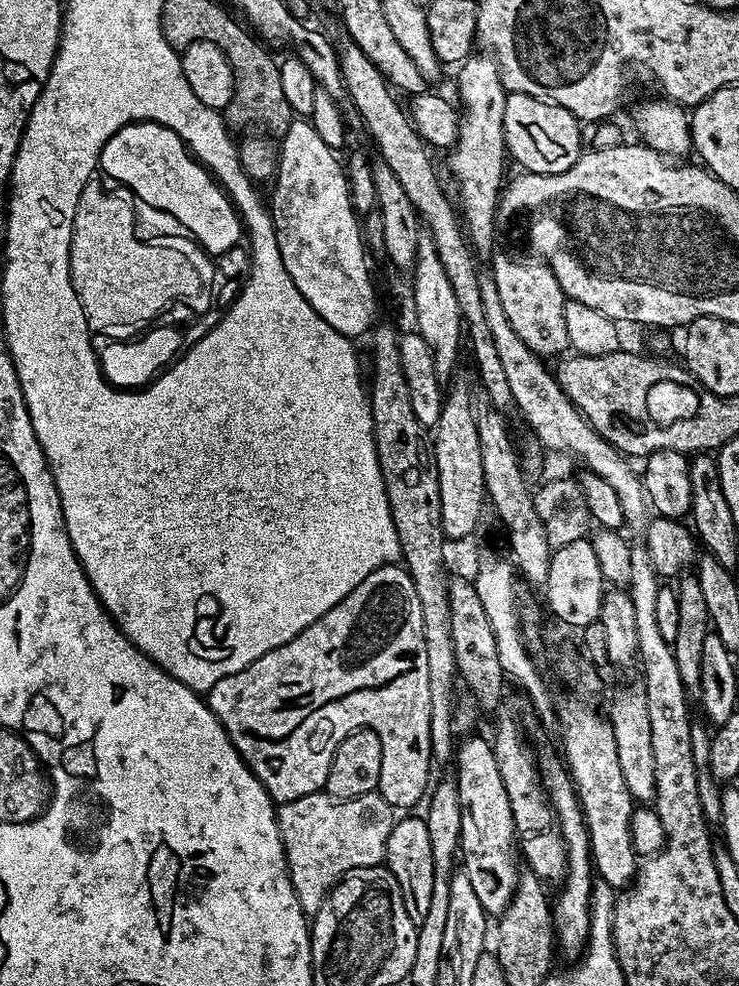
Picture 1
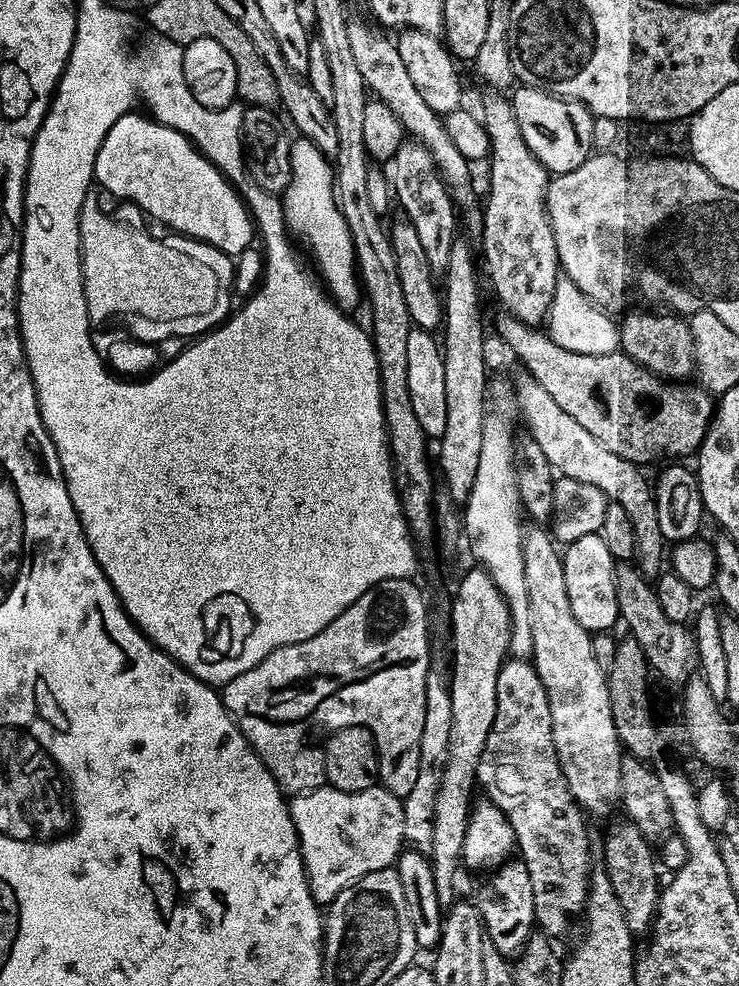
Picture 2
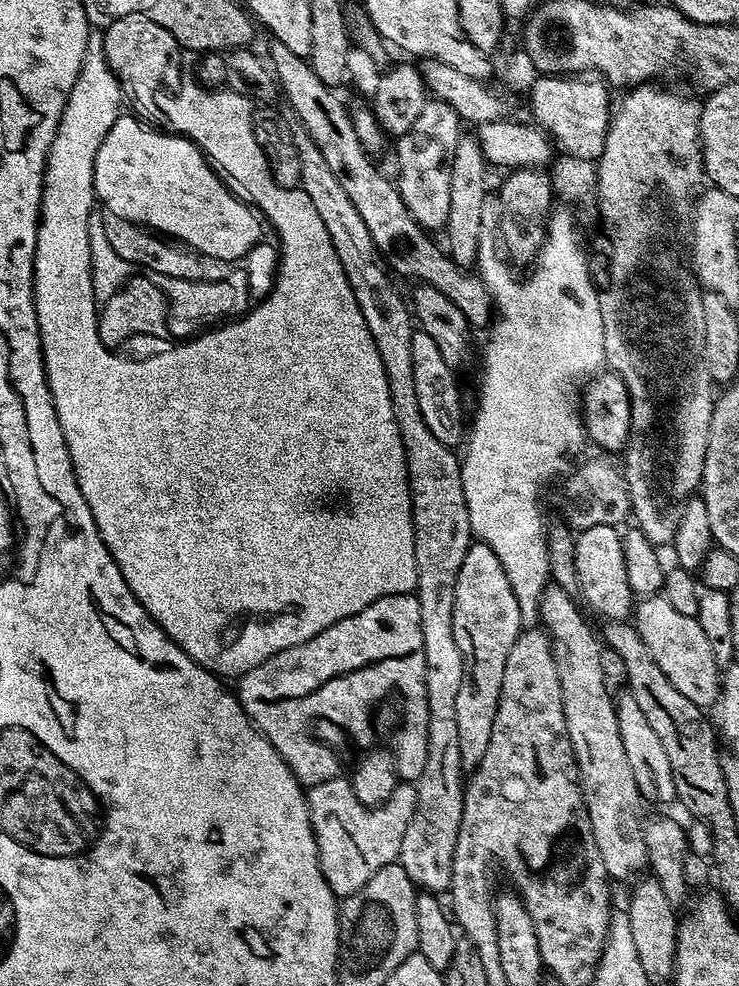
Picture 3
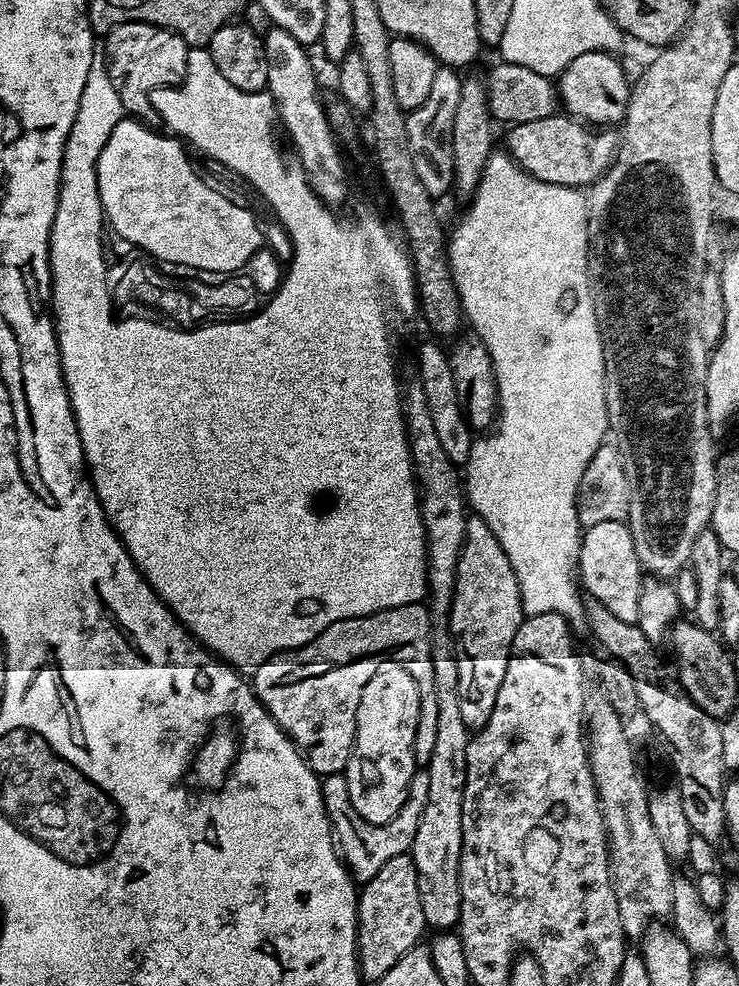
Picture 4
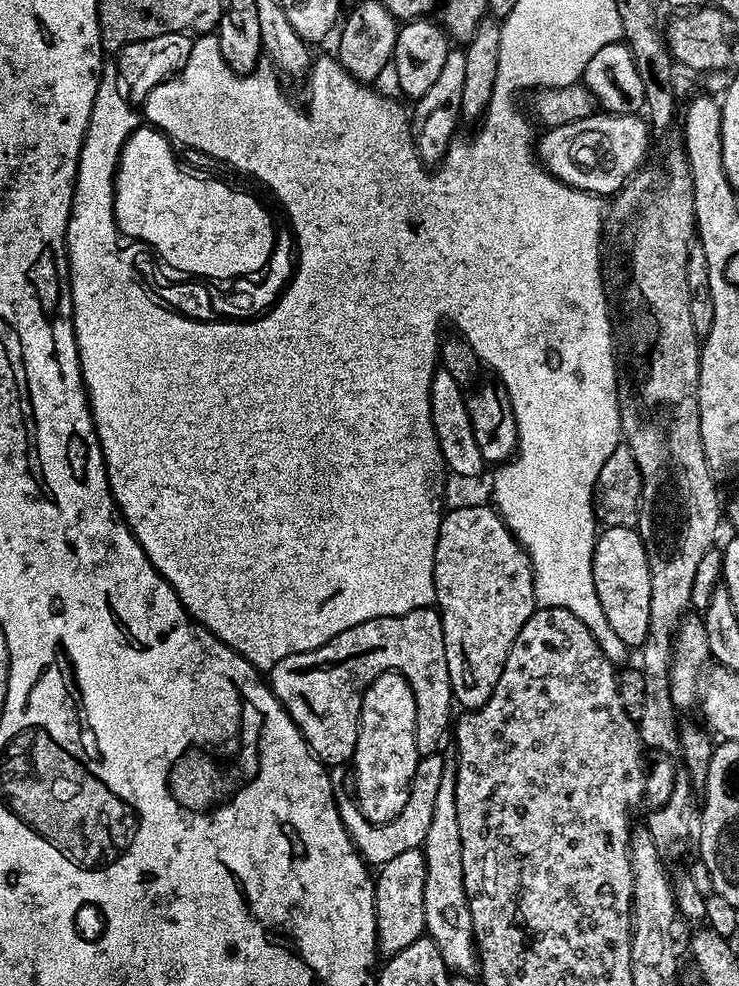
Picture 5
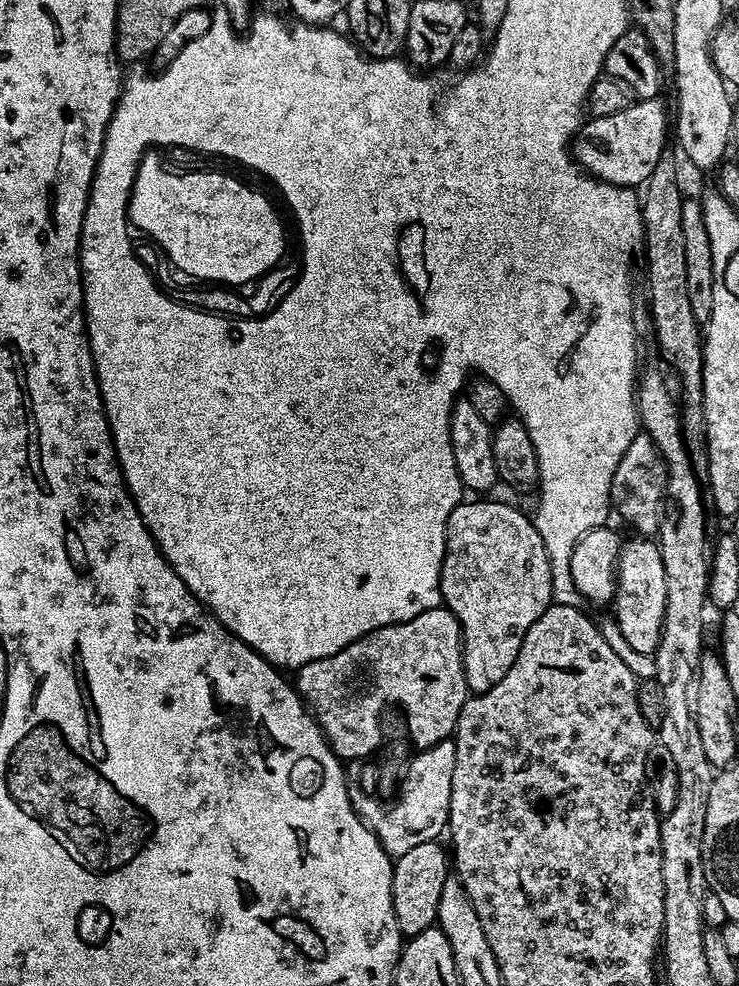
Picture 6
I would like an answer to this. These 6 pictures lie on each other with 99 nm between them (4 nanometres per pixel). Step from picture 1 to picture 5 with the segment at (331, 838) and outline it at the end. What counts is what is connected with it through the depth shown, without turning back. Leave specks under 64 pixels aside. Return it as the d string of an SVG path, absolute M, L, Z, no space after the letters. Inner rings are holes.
M437 754L421 758L412 778L409 800L402 812L389 824L372 824L363 816L354 795L353 777L347 767L336 766L331 769L332 789L338 806L338 814L346 826L353 846L369 865L385 864L390 862L390 858L403 854L405 850L414 850L423 845L426 834L430 830L430 822L434 819L434 802L438 799L438 786L442 783L442 770L446 766L446 760L442 757L443 755Z

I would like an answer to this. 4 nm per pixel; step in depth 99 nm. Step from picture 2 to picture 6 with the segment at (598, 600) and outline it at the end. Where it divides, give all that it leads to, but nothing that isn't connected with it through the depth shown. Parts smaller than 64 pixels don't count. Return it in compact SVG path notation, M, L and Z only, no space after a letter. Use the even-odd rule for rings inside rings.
M632 538L623 545L616 559L616 594L614 619L622 638L633 650L655 656L666 614L666 566L662 566L659 543L652 538Z

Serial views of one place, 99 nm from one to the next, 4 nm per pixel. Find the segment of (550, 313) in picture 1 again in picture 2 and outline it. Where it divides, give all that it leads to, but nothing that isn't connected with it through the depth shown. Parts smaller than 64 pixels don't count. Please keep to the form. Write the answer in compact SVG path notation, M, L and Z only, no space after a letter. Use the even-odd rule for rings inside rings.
M492 94L496 96L488 96L484 100L484 112L482 111L482 123L488 134L488 151L490 153L490 165L492 169L488 172L488 201L483 201L484 209L484 229L478 241L478 248L484 251L484 260L482 256L482 264L488 267L488 280L492 283L492 288L496 291L496 296L501 300L503 311L509 312L514 318L520 319L523 323L540 326L547 321L548 311L554 302L554 290L556 289L557 280L561 279L562 269L560 267L560 259L558 258L558 250L554 242L554 230L550 226L550 218L548 217L548 207L544 199L548 193L548 181L550 173L547 168L542 166L542 162L538 162L538 158L534 158L534 154L530 150L530 146L526 146L526 140L522 138L522 130L518 130L518 118L514 118L514 106L511 99L504 94Z

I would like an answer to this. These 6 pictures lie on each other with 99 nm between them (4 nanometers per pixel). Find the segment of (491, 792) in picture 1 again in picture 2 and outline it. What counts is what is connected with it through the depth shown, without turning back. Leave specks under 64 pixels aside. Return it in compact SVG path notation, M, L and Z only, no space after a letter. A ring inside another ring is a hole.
M480 798L473 803L462 854L463 867L473 872L472 880L476 883L474 903L484 924L485 937L494 942L498 954L516 958L534 933L534 886L530 886L530 874L517 849L514 830L506 814L502 814L492 800Z

